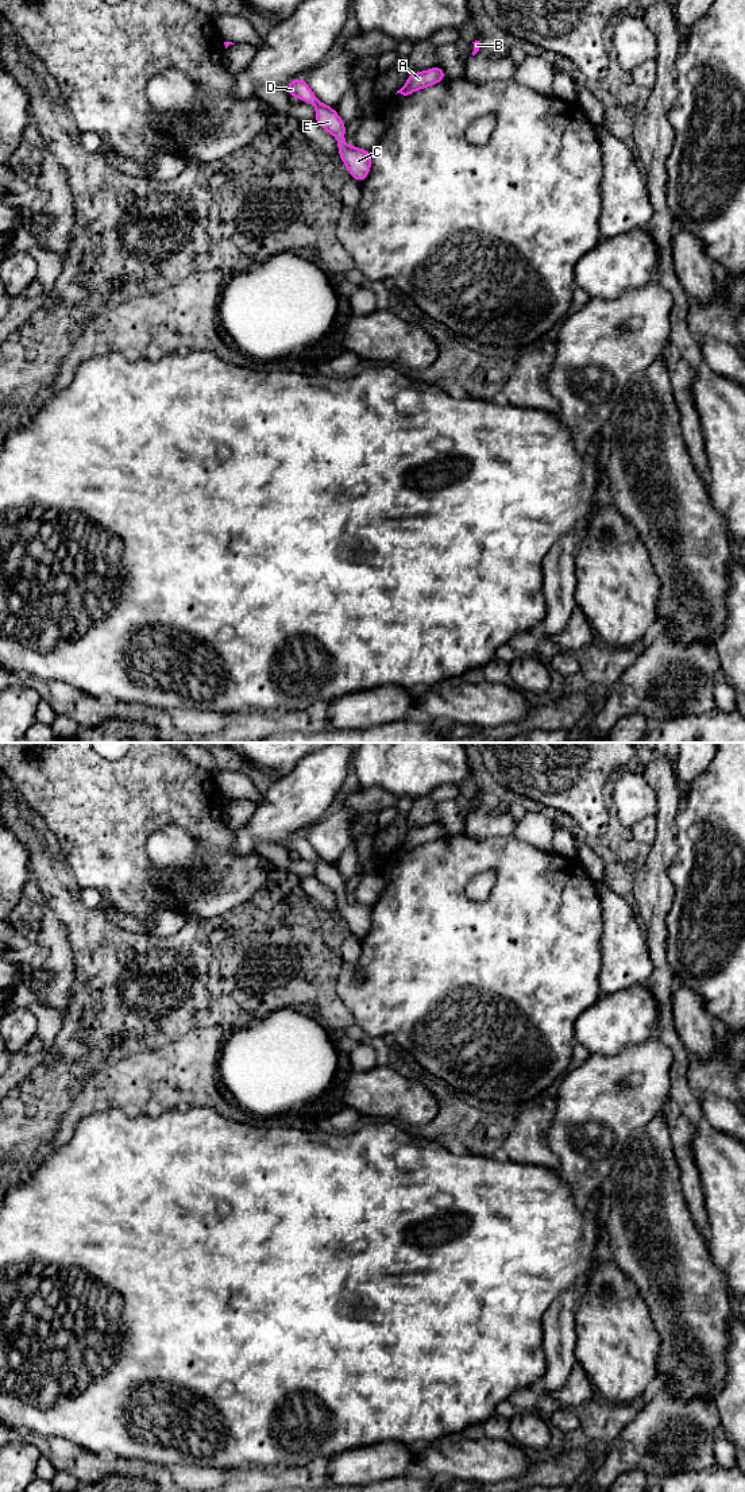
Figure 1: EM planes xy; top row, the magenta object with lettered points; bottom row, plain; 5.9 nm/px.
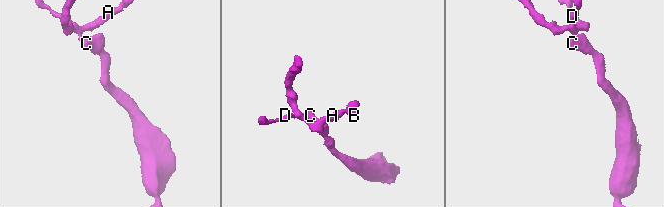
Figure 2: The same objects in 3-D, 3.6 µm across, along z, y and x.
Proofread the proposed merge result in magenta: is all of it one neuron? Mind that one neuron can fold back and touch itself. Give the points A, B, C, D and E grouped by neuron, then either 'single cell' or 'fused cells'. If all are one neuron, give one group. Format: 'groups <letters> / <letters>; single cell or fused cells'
groups A B C D E; single cell

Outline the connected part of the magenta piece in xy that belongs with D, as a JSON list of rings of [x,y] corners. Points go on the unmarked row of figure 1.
[[[298,833],[286,840],[286,849],[298,853],[301,857],[312,859],[316,863],[314,878],[337,898],[337,910],[350,928],[351,934],[363,938],[371,926],[371,906],[348,902],[344,898],[346,880],[339,870],[328,860],[321,859],[309,844],[304,833]]]

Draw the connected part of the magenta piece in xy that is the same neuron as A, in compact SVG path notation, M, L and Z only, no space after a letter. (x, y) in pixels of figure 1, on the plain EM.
M435 822L424 828L409 829L405 841L397 847L397 849L408 852L416 847L433 843L445 834L445 826L441 822Z

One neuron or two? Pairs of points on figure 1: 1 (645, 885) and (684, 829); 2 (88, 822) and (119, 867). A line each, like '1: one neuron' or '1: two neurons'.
1: two neurons
2: one neuron

